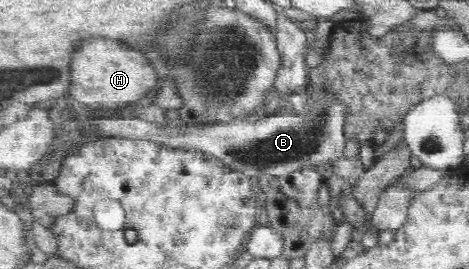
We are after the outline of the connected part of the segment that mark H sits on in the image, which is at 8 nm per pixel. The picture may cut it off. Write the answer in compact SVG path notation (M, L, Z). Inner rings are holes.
M96 38L78 50L78 58L74 58L74 74L70 74L70 78L74 80L69 88L69 99L85 111L90 111L94 106L98 109L126 106L134 100L148 98L148 92L156 86L156 72L144 60L144 56L136 50L130 50L130 46L122 42L110 42L108 38Z

